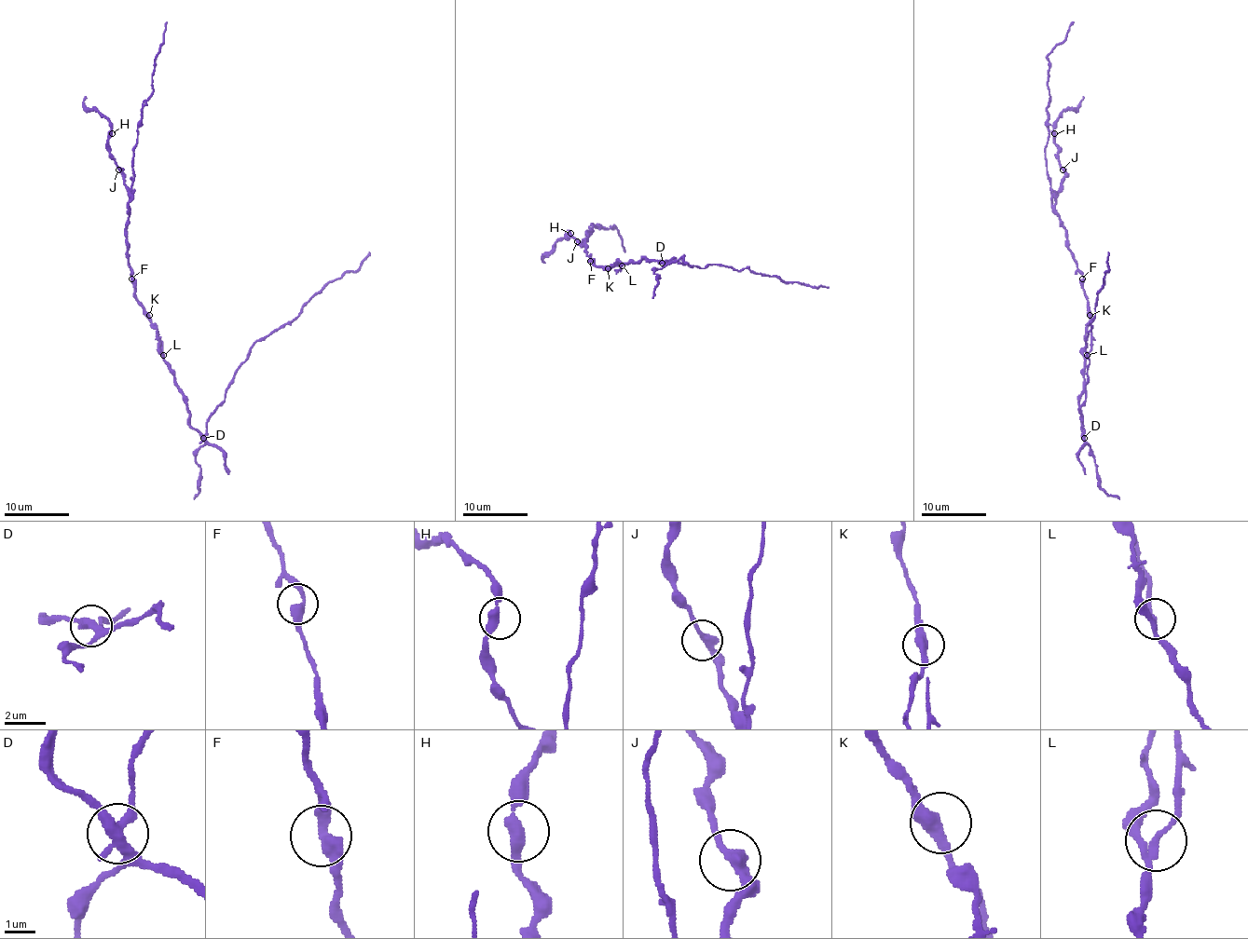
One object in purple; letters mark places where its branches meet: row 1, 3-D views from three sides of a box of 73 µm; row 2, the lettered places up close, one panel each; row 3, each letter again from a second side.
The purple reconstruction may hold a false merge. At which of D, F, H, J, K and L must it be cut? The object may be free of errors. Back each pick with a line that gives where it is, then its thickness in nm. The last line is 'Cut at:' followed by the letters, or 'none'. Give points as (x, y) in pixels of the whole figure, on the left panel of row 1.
D: place (203, 438); calibre 320 nm
Cut at: D

